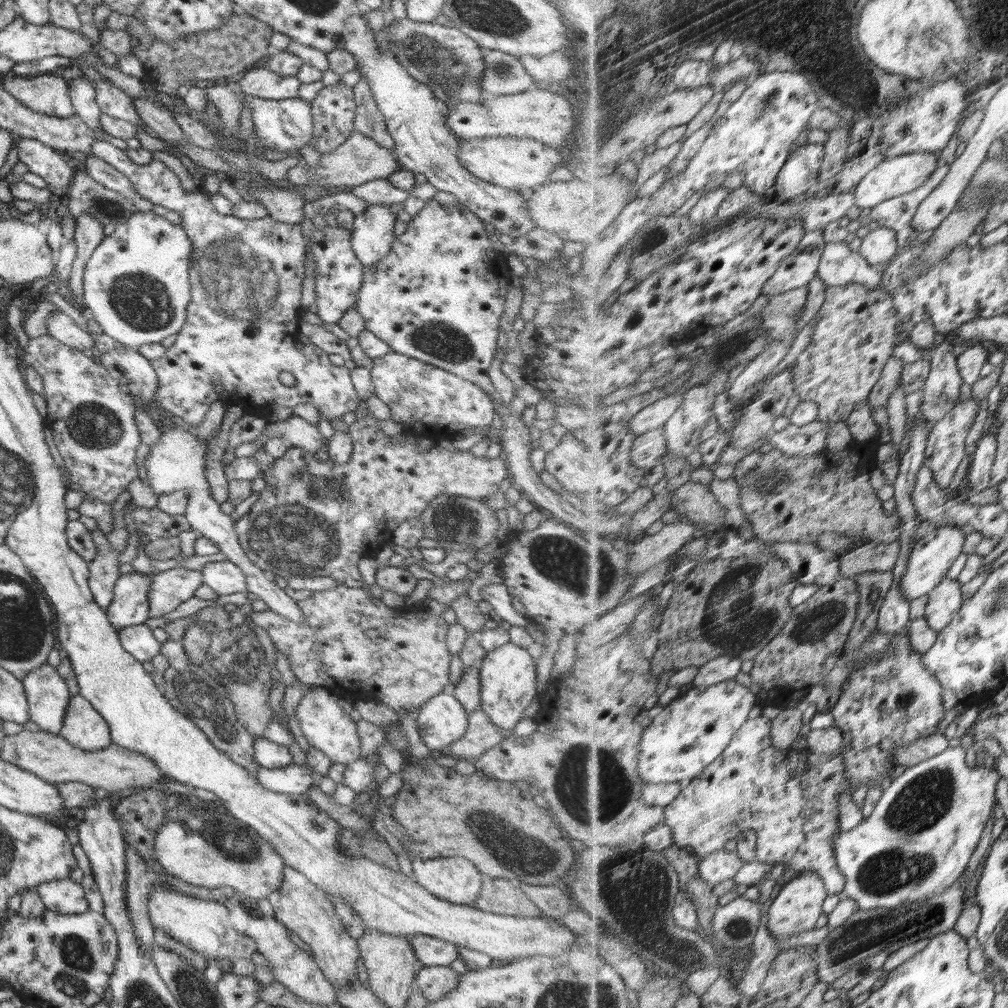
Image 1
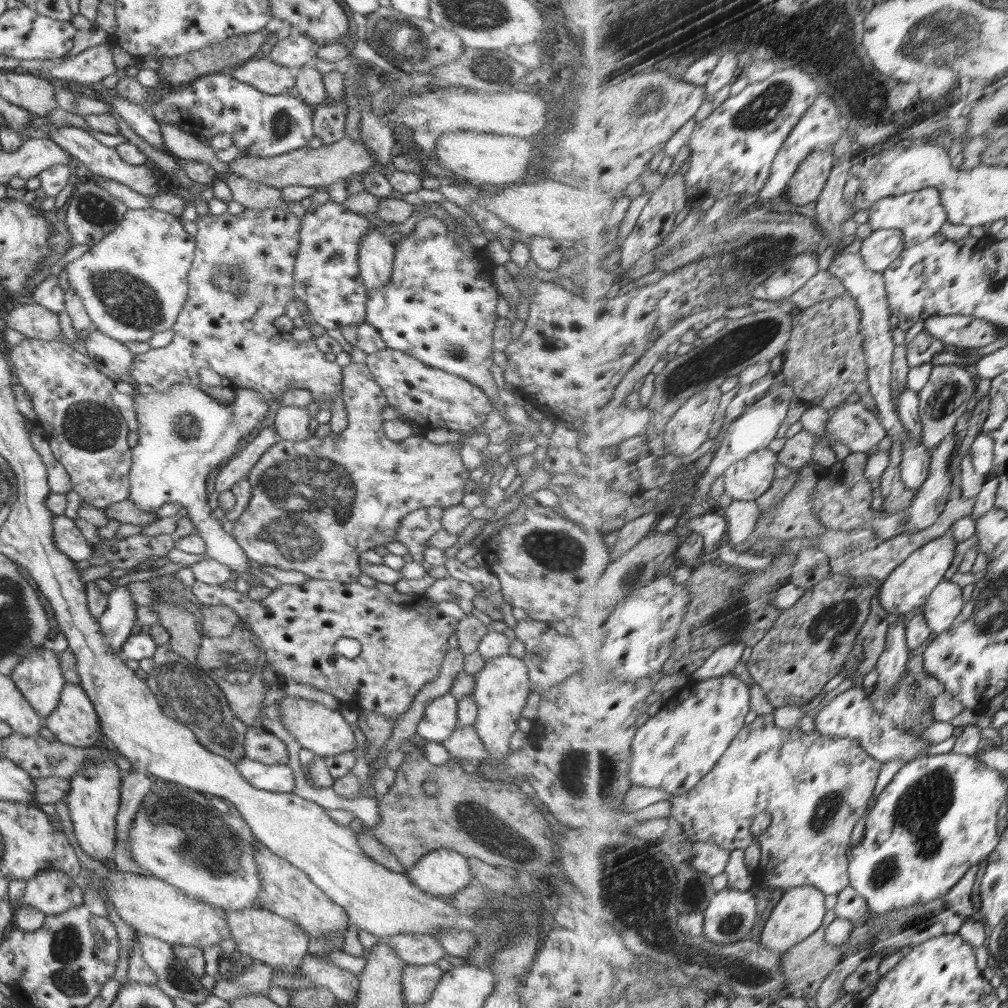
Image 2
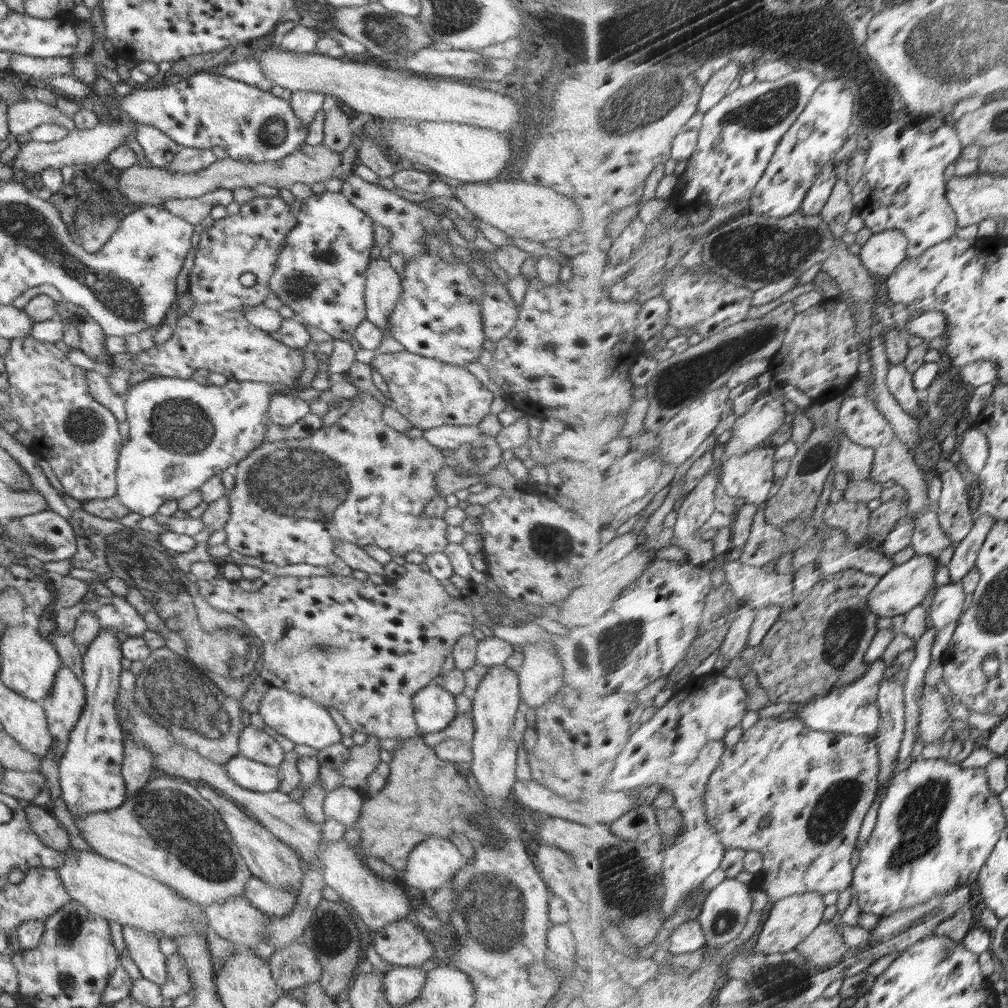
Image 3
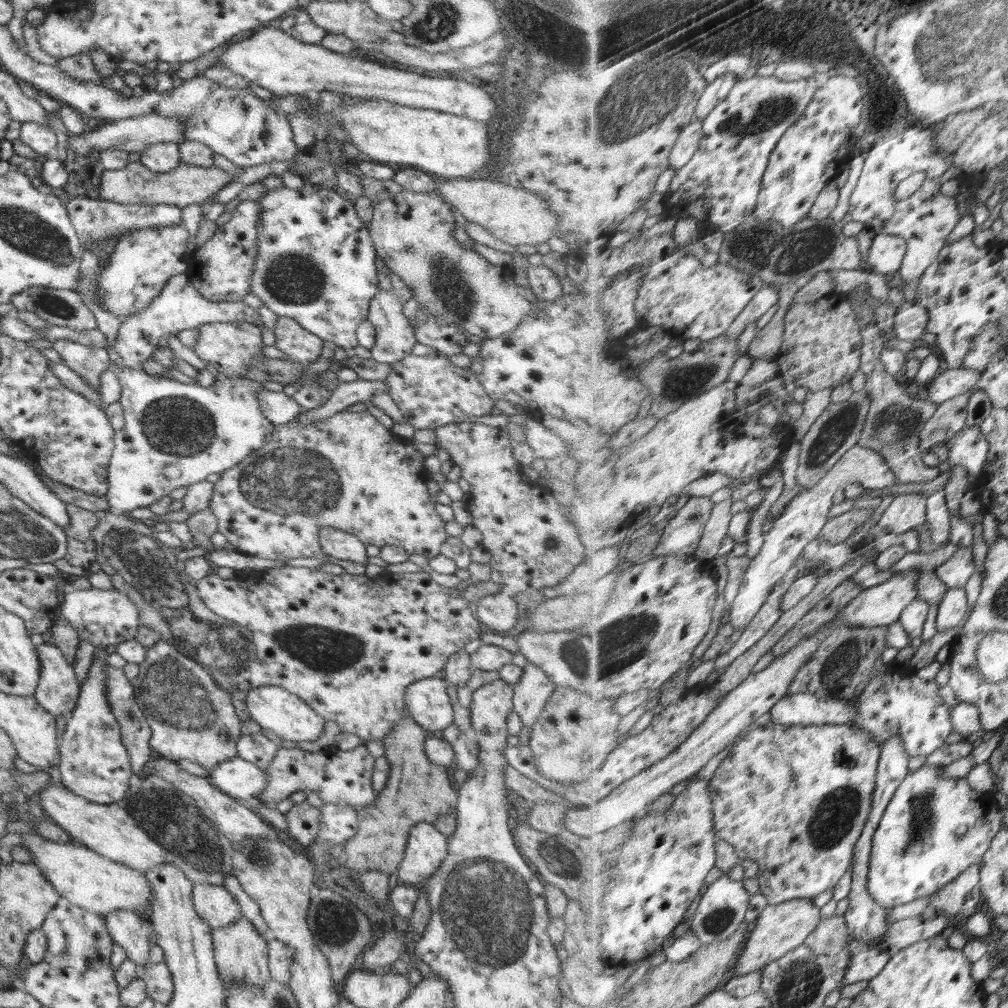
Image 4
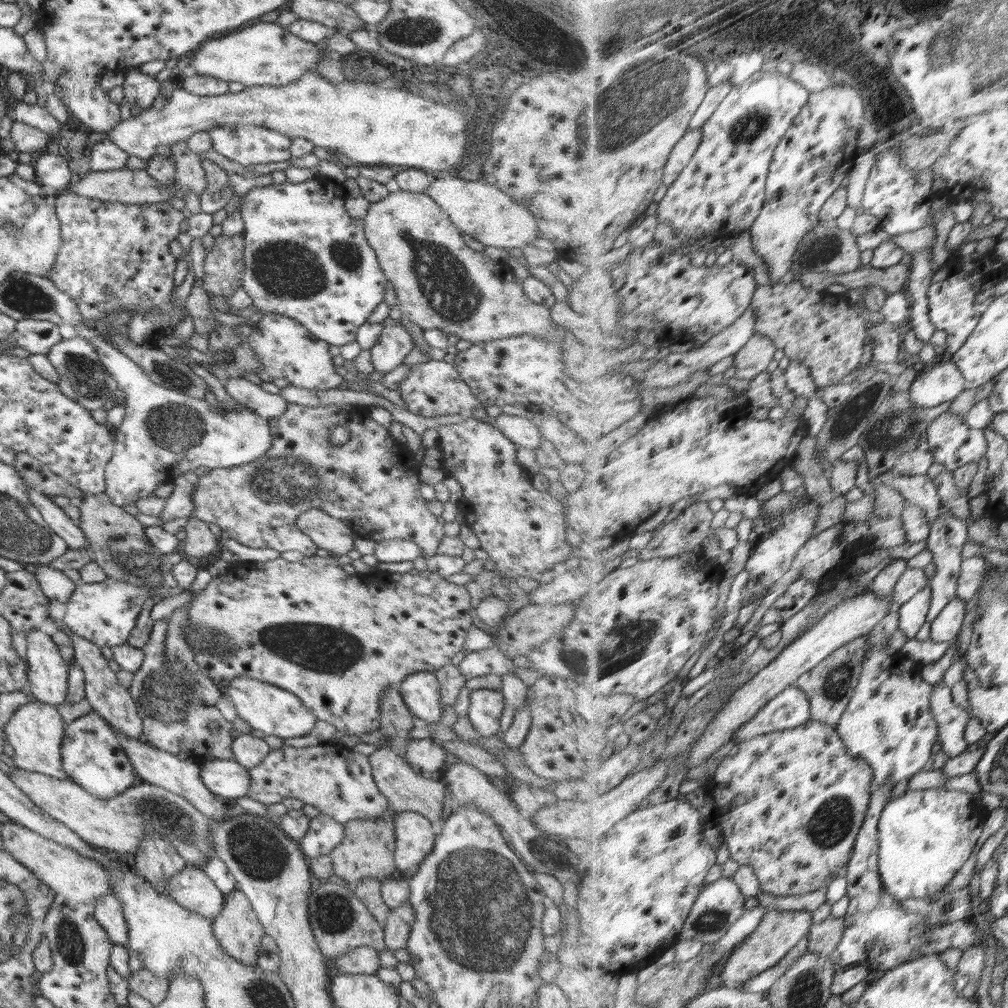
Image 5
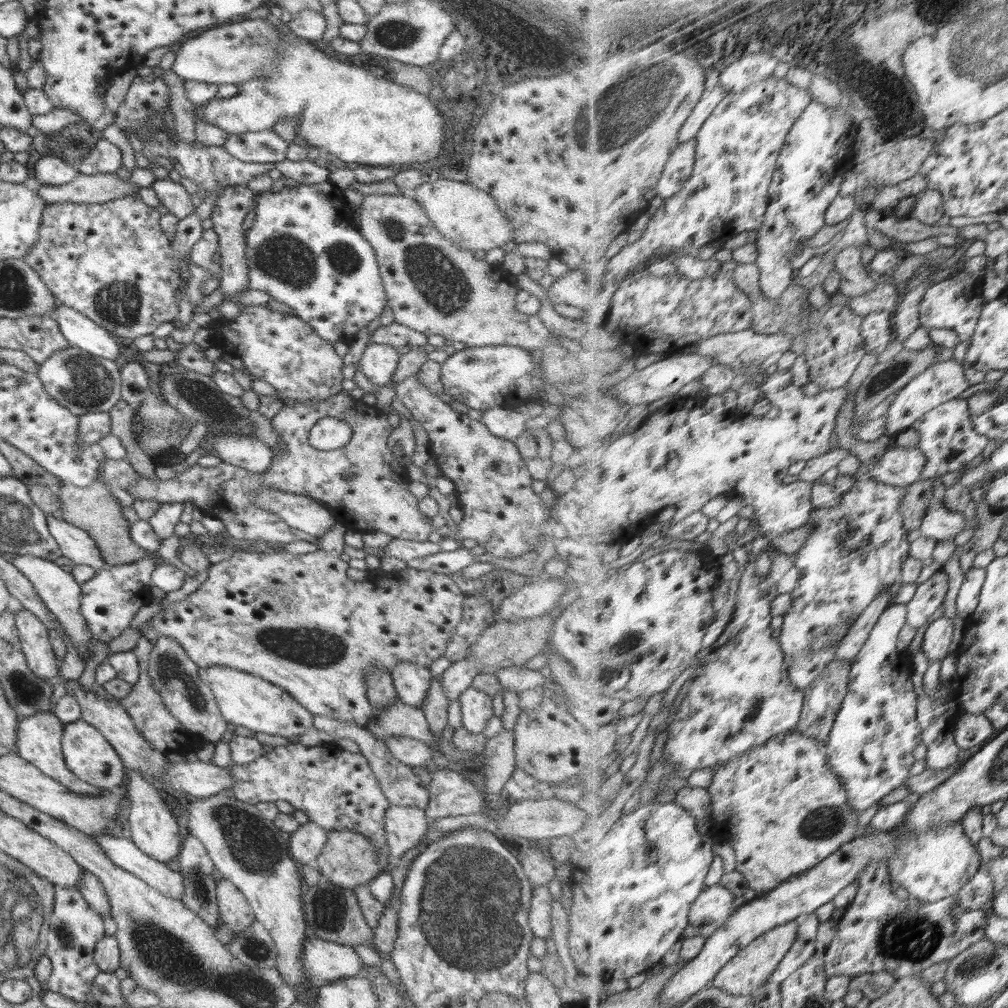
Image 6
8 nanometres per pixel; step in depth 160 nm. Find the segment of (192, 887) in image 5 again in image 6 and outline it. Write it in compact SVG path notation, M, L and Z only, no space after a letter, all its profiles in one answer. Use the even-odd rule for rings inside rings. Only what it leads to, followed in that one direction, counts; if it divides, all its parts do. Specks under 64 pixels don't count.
M105 833L91 837L118 868L131 872L164 896L183 900L185 878L180 871L174 871L166 863L144 854L127 835Z

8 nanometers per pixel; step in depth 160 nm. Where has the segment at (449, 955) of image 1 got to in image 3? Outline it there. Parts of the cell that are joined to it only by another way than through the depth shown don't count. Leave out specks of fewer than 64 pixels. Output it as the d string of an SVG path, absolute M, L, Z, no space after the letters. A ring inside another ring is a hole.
M396 921L379 930L373 940L374 950L389 965L420 967L434 956L433 946L414 921Z

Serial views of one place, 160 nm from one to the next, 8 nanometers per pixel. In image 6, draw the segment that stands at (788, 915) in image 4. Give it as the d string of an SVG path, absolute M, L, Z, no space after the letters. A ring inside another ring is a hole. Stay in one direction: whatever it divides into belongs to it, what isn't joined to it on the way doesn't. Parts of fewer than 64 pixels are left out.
M794 920L775 930L770 930L768 934L750 944L737 959L724 967L714 980L712 986L738 996L761 994L761 990L768 984L768 980L774 976L774 972L777 972L780 964L789 955L794 944L797 943L799 928L800 921Z

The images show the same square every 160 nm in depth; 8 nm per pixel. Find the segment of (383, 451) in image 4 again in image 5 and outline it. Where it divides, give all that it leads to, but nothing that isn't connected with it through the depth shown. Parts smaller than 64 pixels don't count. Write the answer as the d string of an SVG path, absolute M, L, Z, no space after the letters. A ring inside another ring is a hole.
M287 403L287 409L285 414L280 418L269 419L270 423L270 434L272 436L272 446L270 450L264 454L264 459L260 462L242 464L241 467L233 468L218 468L211 469L208 474L202 477L198 477L198 485L192 493L192 502L194 502L194 513L192 516L202 520L206 523L217 524L221 530L226 530L228 536L244 544L244 546L251 546L252 548L274 548L278 552L286 552L287 550L298 550L302 552L304 556L314 556L317 551L317 546L314 541L306 536L295 524L298 515L310 509L318 509L318 511L326 512L326 514L332 516L334 519L340 520L343 524L348 526L349 530L355 532L356 537L368 538L368 540L374 540L376 543L381 540L388 540L392 538L401 538L402 540L409 540L415 542L422 551L421 556L424 558L430 558L437 553L440 541L445 537L445 521L434 514L430 514L427 506L427 501L420 496L420 480L418 480L418 464L415 460L415 456L408 448L402 443L402 439L397 435L396 432L390 432L386 430L382 425L378 425L372 417L370 417L369 409L363 407L352 407L352 408L338 408L335 404L330 406L304 406L300 404ZM334 427L344 427L350 438L346 444L342 446L332 446L330 444L330 431Z

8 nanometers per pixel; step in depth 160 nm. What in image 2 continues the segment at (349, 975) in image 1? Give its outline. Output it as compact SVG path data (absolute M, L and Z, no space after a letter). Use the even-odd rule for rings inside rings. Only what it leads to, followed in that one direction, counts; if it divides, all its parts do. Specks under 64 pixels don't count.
M255 838L255 863L261 880L258 901L261 909L274 912L277 916L290 920L306 932L309 939L326 935L326 932L346 931L348 920L346 913L318 888L305 872L276 856L267 846Z

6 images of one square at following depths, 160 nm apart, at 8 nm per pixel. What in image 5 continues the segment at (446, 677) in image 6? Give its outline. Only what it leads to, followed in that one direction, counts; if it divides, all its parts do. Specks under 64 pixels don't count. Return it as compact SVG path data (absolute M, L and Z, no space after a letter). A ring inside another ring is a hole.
M496 646L469 652L457 665L465 680L485 674L504 676L513 673L515 667L512 660L504 656Z

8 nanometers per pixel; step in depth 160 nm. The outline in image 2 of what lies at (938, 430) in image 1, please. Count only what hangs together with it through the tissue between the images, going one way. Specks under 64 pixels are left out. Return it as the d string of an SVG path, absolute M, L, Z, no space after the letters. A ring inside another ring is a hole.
M952 432L934 452L928 481L920 488L906 517L905 534L919 533L938 522L940 514L946 510L946 504L952 494L952 474L950 460L956 452L961 434Z

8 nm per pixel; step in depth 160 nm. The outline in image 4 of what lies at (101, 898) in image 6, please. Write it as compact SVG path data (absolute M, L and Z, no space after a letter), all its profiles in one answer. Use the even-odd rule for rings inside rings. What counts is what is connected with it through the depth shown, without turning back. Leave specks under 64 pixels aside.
M114 911L103 918L106 930L113 941L126 951L126 956L138 968L146 966L150 957L150 932L151 924L136 913L128 911Z

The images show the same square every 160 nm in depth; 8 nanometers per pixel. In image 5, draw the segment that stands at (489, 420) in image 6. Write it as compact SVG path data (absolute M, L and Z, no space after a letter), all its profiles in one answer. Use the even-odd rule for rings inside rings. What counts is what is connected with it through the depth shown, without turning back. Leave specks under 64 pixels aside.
M501 413L495 418L493 425L514 445L520 444L522 448L535 451L540 447L541 434L536 425L526 417Z

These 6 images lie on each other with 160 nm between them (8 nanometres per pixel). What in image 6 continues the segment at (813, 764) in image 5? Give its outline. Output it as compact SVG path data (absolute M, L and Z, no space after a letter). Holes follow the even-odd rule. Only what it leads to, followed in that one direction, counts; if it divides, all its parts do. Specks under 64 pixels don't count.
M797 730L791 733L785 733L775 736L768 743L761 747L753 748L752 751L744 753L741 758L734 758L730 763L725 764L717 771L712 786L708 790L713 796L712 818L726 832L727 842L737 850L738 868L737 870L744 873L748 879L750 888L757 890L761 894L772 892L775 888L784 884L787 880L798 876L802 872L813 870L820 863L825 862L829 856L841 850L845 844L854 842L864 829L860 826L860 813L855 811L849 803L849 790L843 785L839 774L830 765L829 744L818 740L816 737L800 734Z

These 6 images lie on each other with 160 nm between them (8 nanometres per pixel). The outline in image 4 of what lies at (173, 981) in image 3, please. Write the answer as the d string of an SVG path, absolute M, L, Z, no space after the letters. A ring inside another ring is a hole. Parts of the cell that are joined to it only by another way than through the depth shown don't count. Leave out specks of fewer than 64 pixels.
M163 961L159 964L148 963L139 968L137 978L144 982L149 998L164 1004L168 1004L172 999L172 993L174 993L172 974Z

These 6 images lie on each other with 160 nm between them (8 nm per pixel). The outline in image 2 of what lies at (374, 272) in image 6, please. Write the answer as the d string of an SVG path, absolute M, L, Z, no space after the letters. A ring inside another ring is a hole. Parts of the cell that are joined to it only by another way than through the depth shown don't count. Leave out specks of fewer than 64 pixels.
M331 199L320 207L311 205L301 220L293 293L297 302L302 300L309 308L316 324L329 333L340 330L341 326L365 322L368 290L360 277L358 255L360 241L372 225L363 215Z

